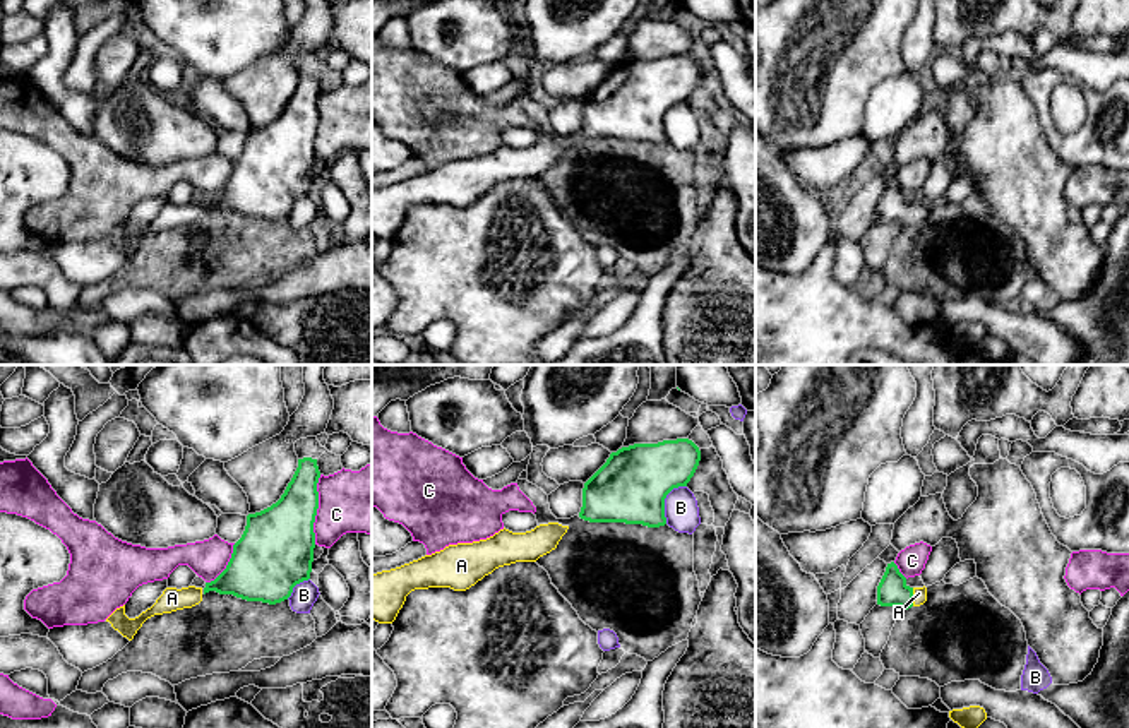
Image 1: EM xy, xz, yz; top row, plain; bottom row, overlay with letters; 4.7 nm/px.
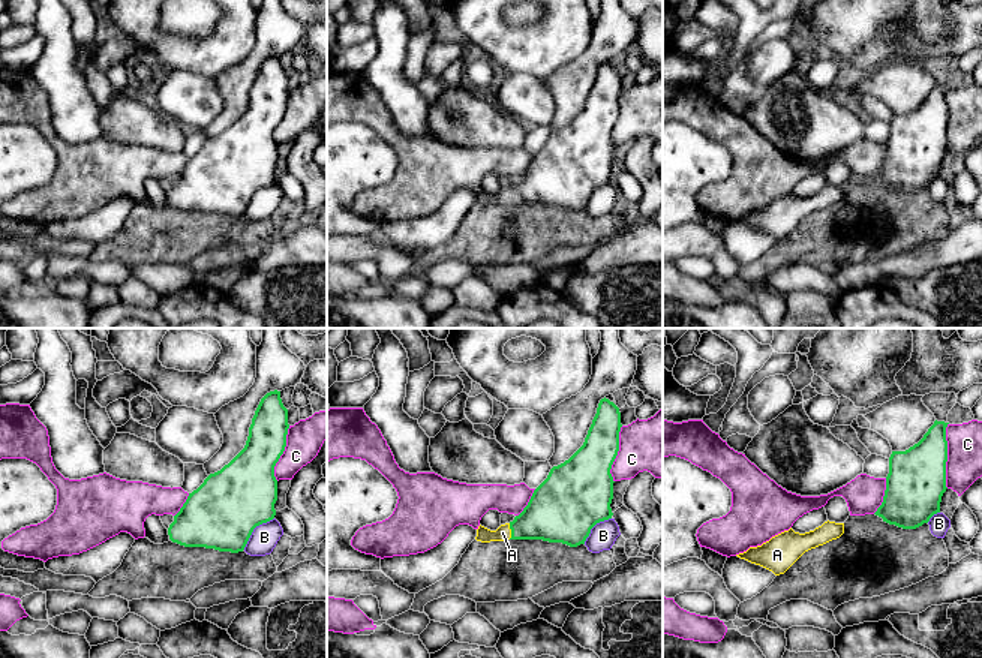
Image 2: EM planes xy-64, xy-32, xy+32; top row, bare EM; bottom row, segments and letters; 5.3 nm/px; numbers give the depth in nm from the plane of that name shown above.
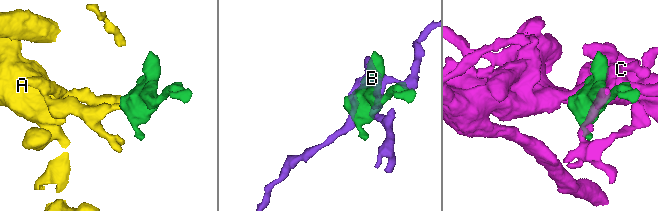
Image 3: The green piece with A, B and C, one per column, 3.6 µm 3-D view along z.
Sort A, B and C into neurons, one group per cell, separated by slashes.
A / B / C

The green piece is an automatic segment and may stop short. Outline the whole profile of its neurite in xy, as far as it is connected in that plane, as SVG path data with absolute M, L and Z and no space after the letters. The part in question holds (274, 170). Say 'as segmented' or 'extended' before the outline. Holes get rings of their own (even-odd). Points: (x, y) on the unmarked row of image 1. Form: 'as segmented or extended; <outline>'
as segmented; M298 75L298 84L281 115L248 130L242 154L233 161L226 185L204 211L216 207L269 221L288 216L293 204L310 195L319 125L317 75Z

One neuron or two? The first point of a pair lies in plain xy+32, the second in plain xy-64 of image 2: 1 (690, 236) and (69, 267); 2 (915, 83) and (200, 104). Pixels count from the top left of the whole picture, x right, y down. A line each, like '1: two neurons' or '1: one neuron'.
1: one neuron
2: two neurons

